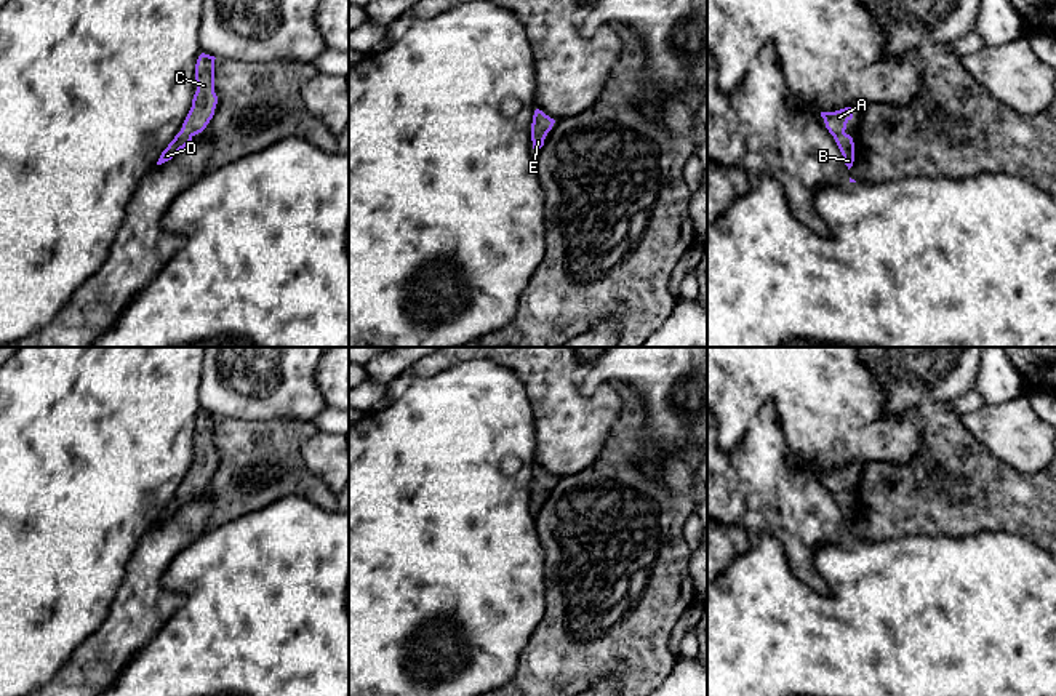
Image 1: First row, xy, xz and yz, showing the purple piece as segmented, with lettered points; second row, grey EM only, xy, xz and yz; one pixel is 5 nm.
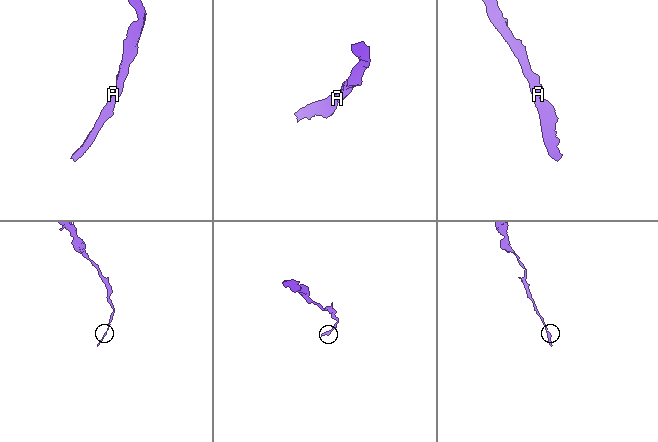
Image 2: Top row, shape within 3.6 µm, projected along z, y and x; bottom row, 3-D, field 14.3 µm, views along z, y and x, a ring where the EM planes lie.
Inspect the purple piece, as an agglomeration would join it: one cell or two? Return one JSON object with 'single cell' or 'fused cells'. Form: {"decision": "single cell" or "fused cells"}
{"decision": "single cell"}

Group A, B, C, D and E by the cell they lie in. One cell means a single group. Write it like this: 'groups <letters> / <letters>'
groups A B C D E

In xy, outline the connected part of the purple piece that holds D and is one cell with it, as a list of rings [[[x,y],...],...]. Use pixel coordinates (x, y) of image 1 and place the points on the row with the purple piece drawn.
[[[202,53],[195,64],[197,91],[192,99],[192,107],[182,123],[181,131],[162,152],[157,165],[171,160],[184,149],[195,134],[202,133],[214,115],[218,96],[214,93],[214,56]]]

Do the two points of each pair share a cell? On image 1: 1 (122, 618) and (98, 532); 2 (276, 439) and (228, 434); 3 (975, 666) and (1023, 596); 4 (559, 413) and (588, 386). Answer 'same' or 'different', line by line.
1: different
2: same
3: same
4: different

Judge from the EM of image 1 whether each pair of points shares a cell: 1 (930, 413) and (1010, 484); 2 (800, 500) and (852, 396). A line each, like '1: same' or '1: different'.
1: same
2: different

